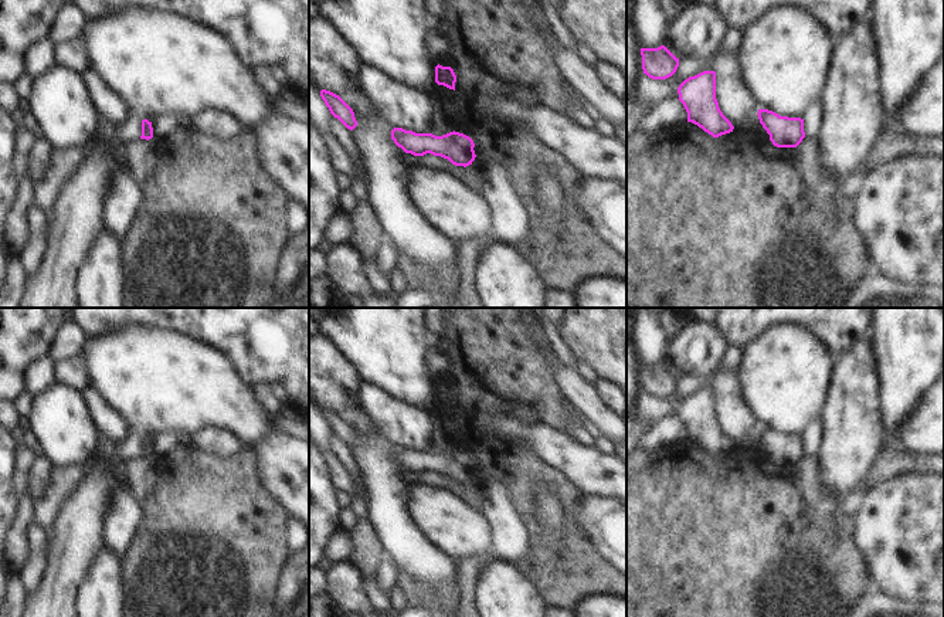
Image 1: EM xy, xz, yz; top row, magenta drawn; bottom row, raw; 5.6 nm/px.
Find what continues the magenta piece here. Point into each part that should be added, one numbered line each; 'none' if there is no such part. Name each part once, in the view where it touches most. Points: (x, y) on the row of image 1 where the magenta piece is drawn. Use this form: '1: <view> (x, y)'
none

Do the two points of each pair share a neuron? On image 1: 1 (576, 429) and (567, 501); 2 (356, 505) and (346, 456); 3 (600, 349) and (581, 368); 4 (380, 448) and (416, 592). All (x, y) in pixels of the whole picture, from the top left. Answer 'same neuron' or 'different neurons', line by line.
1: different neurons
2: same neuron
3: different neurons
4: different neurons

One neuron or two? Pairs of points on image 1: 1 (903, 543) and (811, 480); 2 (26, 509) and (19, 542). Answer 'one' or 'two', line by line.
1: two
2: one

